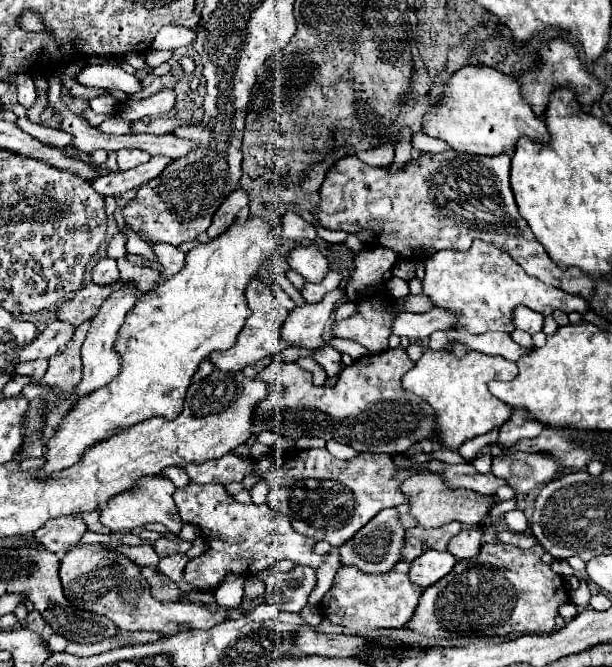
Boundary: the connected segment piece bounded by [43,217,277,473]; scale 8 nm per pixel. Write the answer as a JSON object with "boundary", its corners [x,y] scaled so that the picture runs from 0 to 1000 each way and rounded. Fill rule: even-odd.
{"boundary":[[[410,325],[410,328],[400,328],[397,334],[387,328],[351,361],[338,361],[312,373],[306,379],[306,394],[292,409],[266,421],[250,439],[230,442],[221,460],[208,469],[208,478],[188,511],[188,526],[198,535],[194,562],[181,574],[123,598],[113,619],[100,628],[96,643],[90,646],[83,661],[77,661],[74,667],[77,679],[74,679],[70,706],[90,709],[96,703],[109,703],[123,697],[145,670],[237,628],[247,628],[257,622],[270,628],[286,628],[299,616],[302,589],[306,589],[306,580],[325,544],[338,538],[348,526],[368,526],[387,511],[387,502],[394,490],[400,487],[400,478],[407,475],[407,460],[400,451],[400,430],[417,412],[423,412],[423,403],[436,394],[449,367],[453,364],[443,352],[443,337],[436,334],[436,328]]]}

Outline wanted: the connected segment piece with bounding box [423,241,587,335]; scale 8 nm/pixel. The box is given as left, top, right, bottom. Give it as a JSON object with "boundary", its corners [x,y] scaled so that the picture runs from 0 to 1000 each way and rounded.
{"boundary":[[[773,361],[766,376],[714,376],[694,388],[694,418],[691,442],[708,454],[708,460],[734,463],[750,469],[743,493],[760,493],[773,502],[822,496],[838,499],[838,463],[845,457],[861,457],[884,472],[900,472],[907,463],[923,469],[959,466],[959,454],[949,445],[920,439],[900,427],[884,424],[848,400],[828,379],[796,367],[792,361]]]}

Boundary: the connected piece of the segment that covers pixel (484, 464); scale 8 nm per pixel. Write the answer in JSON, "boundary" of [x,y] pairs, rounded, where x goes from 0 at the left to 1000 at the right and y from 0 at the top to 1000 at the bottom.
{"boundary":[[[786,679],[786,682],[779,682],[779,685],[770,691],[770,697],[773,697],[783,709],[799,709],[799,706],[802,706],[802,691],[806,691],[806,685],[802,685],[799,679]]]}

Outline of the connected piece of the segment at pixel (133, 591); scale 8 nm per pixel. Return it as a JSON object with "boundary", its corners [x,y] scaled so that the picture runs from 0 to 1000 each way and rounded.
{"boundary":[[[126,817],[113,823],[100,841],[96,865],[103,892],[129,913],[162,919],[188,934],[198,946],[257,946],[266,952],[286,952],[299,943],[342,943],[361,934],[368,925],[358,916],[342,916],[319,904],[296,901],[257,901],[247,892],[243,871],[230,865],[227,847],[201,832],[175,826],[168,817]]]}

